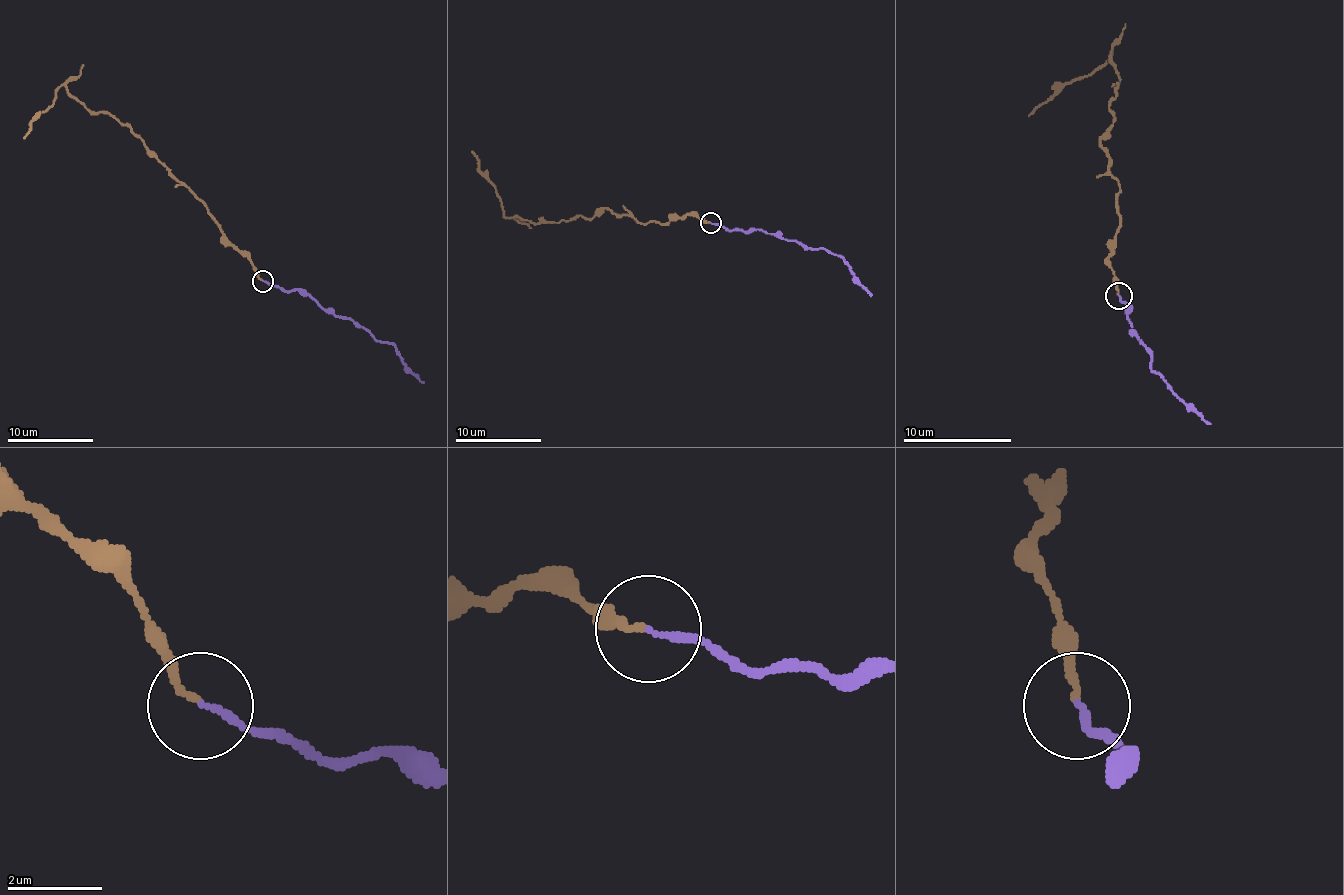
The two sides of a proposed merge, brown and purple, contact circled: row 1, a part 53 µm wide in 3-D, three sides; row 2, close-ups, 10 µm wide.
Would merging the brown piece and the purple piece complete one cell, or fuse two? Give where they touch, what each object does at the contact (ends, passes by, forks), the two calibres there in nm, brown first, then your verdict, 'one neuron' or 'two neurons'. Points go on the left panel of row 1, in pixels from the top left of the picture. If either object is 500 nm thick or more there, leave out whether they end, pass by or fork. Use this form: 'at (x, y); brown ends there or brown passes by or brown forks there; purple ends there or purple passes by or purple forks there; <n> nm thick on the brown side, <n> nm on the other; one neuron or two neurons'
at (262, 281); brown ends there; purple ends there; 140 nm thick on the brown side, 140 nm on the other; two neurons

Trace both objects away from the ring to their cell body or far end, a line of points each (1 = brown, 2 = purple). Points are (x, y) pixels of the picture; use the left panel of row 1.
1: (262, 280), (191, 192), (130, 129), (108, 114), (89, 112), (63, 86), (24, 138)
2: (262, 280), (286, 291), (303, 289), (325, 308), (364, 326), (376, 339), (387, 341), (422, 382)

